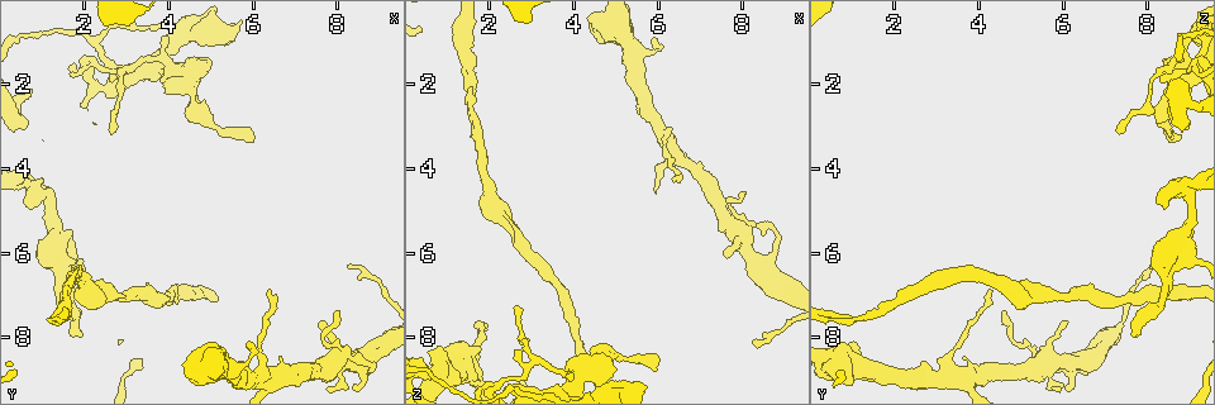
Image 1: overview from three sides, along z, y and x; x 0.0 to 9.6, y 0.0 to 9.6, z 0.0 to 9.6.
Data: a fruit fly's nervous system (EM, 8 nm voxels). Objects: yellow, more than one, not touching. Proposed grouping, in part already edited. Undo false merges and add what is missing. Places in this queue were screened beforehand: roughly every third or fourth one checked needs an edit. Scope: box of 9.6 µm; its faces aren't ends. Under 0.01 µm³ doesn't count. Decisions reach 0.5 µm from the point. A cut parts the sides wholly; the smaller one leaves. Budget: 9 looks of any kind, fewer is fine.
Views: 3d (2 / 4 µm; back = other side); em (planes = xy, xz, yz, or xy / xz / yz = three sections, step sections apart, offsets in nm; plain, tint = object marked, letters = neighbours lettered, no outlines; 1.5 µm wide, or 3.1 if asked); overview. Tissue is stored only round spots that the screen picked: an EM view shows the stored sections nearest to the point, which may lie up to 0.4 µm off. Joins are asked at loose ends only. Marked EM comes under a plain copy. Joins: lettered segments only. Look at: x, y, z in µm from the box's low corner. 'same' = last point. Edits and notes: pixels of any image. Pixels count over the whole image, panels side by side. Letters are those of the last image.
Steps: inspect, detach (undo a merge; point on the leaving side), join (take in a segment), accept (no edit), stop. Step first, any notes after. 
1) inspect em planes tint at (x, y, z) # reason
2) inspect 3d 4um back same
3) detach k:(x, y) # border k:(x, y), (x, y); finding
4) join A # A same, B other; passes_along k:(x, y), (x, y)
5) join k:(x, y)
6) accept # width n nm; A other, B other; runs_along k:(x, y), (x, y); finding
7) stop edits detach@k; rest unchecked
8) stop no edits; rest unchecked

inspect em xz step 4 tint at (4.05, 1.75, 9.00) # thin neck

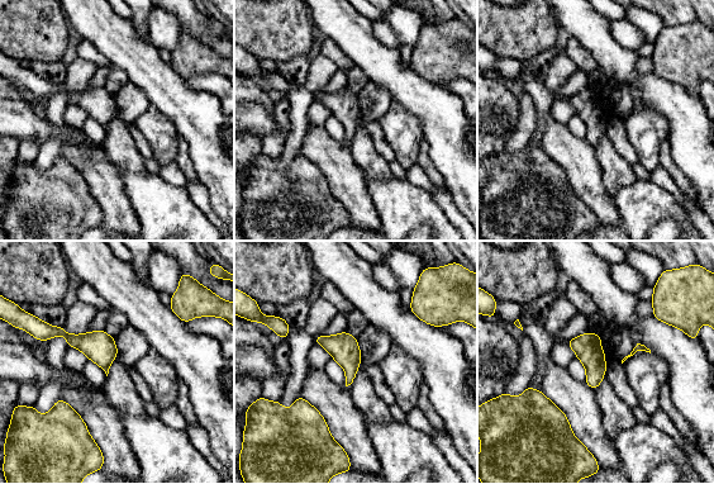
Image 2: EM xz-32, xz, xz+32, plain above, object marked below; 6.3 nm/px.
inspect em planes letters same

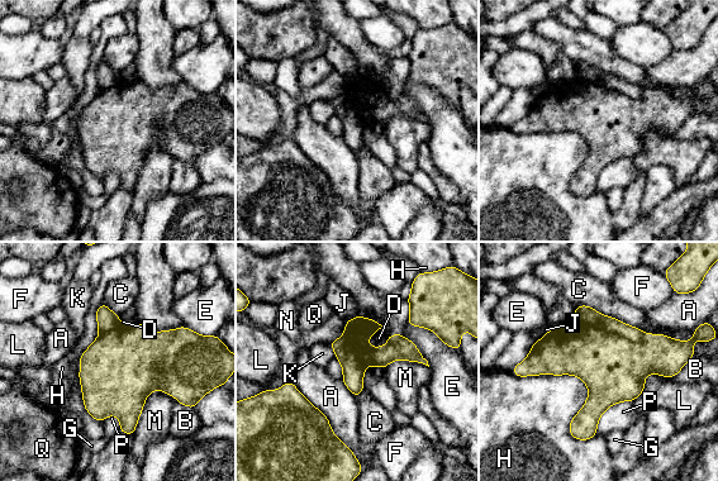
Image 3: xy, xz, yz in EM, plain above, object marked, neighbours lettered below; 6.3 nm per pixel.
accept # A other, B other, C other, D other, E other, F other, G other, H other, J other, K other, L other, M other, N other, P other, Q other; border 3:(513, 372), (595, 436); one neuron here

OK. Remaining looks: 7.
inspect em xz step 4 letters at (0.55, 3.00, 9.00) # free end

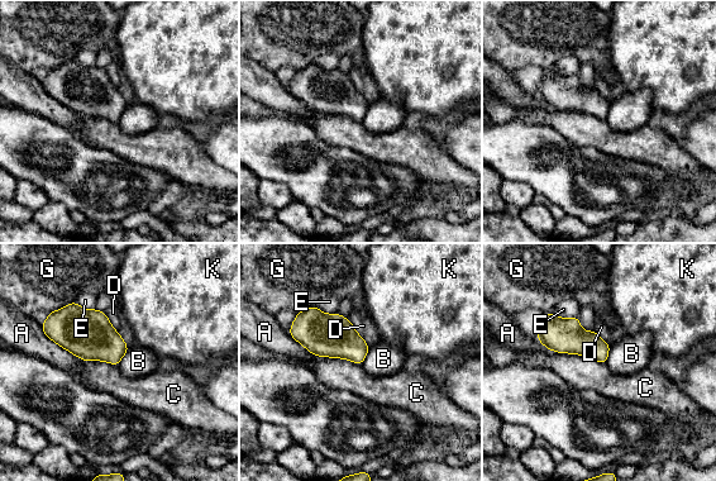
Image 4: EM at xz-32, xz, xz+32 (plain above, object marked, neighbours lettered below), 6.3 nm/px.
accept # A other, B other, C other, D other, E other, G other, K other; border 4:(547, 347), (605, 363); none of them fits

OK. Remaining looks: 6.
inspect 3d 2um at (1.50, 7.55, 1.15) # a fork

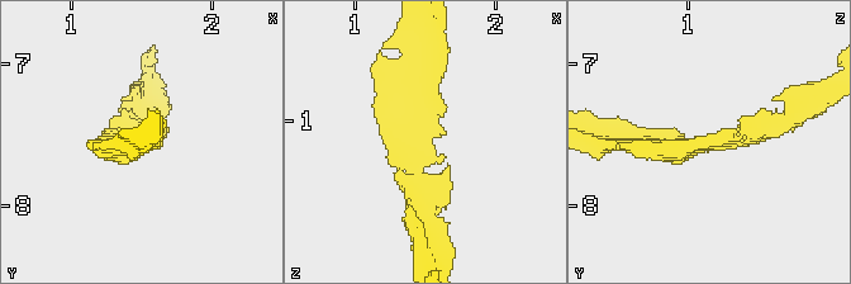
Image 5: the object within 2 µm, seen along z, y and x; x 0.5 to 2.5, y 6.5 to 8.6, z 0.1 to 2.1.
inspect em planes letters at (1.52, 7.58, 1.08) # now the EM

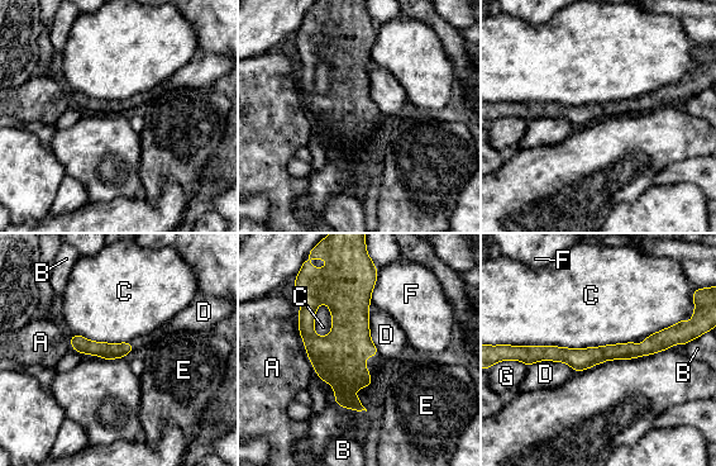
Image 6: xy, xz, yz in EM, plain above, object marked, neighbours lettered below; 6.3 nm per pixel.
accept # A other, B other, C other, D other, E other, F other, G other; runs_along 6:(671, 338), (641, 350), (523, 357); one neuron here

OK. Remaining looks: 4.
inspect em planes letters at (5.85, 8.20, 0.95) # free end

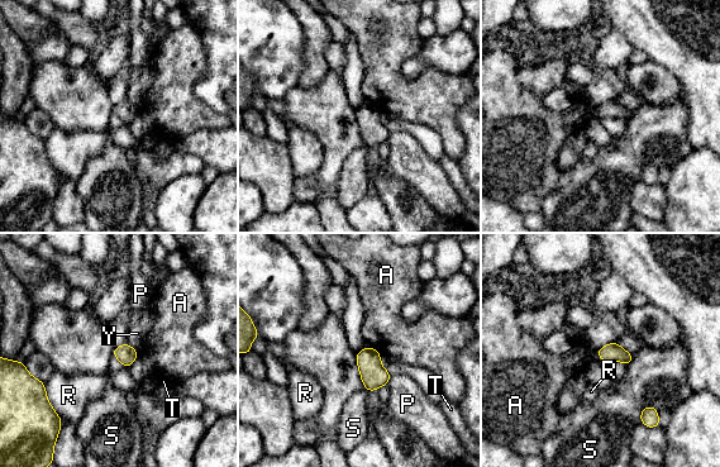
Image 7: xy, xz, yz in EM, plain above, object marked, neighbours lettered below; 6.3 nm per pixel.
accept # A other, P other, R other, S other, T other, Y other; border 7:(367, 346), (381, 354); no lettered segment goes on from it

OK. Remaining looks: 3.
stop no edits; rest unchecked

